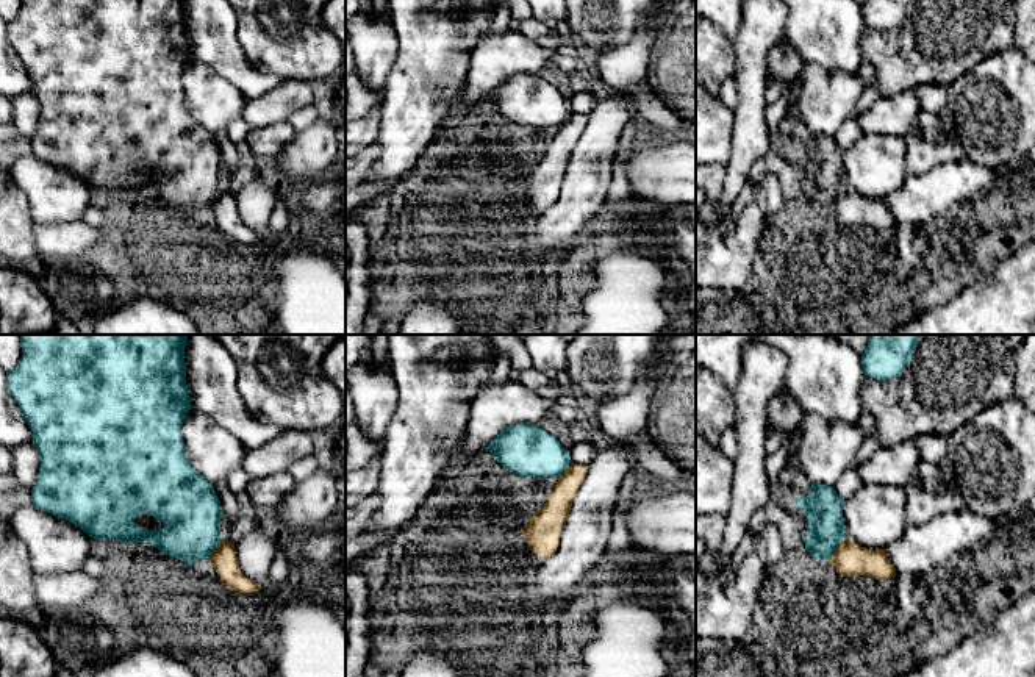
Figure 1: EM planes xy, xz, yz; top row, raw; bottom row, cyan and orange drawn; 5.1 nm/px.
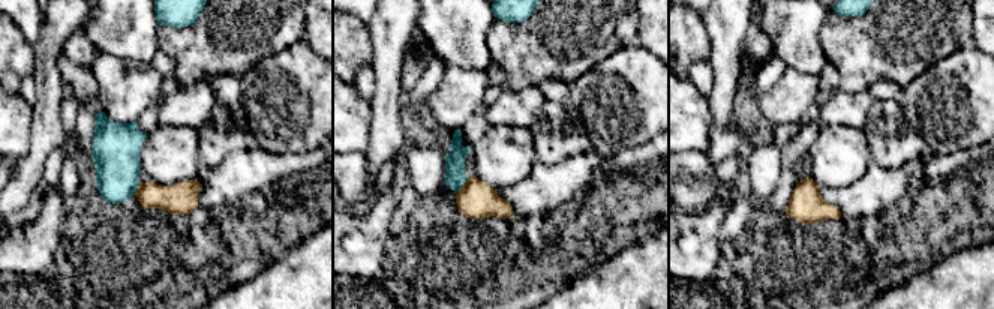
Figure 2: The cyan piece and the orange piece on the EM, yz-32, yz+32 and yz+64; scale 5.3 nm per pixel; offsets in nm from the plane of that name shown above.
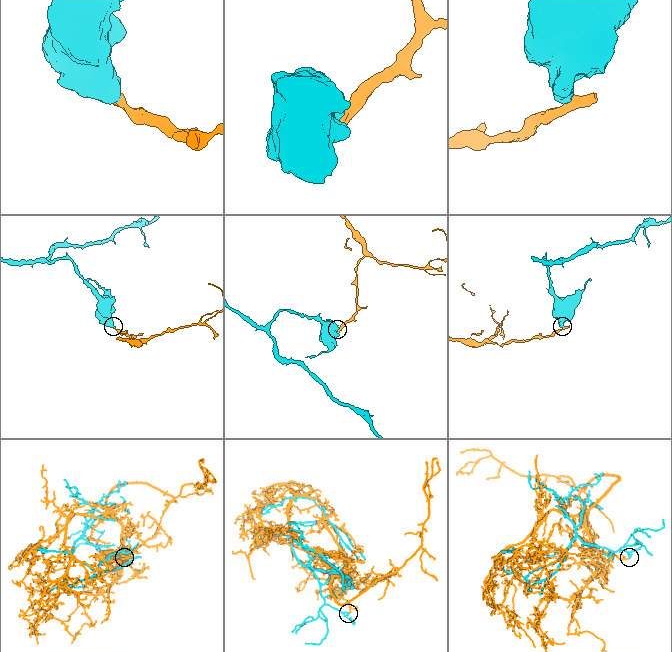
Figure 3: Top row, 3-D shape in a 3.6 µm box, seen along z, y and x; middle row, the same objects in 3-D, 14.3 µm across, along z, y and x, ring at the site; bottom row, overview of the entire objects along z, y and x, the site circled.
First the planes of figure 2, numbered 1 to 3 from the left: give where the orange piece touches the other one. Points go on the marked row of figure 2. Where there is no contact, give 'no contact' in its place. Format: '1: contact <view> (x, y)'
1: contact yz-32 (137, 188)
2: contact yz+32 (462, 185)
3: no contact

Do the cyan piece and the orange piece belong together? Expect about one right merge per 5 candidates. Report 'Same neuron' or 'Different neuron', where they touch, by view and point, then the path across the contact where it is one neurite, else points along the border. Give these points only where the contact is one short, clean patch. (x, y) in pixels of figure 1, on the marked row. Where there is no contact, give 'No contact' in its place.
Different neuron. Touches cyan at yz (835, 549). Boundary: yz (845, 538), (829, 562)

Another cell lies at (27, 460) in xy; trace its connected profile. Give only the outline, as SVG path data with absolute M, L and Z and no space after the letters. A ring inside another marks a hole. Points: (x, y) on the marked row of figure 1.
M19 446L11 452L14 460L14 477L23 488L31 491L39 475L41 458L38 449L34 446Z

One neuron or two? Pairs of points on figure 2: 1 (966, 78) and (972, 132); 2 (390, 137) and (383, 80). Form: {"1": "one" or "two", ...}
{"1": "one", "2": "one"}

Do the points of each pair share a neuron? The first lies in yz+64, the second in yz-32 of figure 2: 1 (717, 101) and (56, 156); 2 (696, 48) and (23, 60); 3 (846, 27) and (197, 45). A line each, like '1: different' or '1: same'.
1: different
2: same
3: same

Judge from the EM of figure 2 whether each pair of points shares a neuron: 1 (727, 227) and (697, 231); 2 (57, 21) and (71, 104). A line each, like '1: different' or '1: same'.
1: different
2: different

